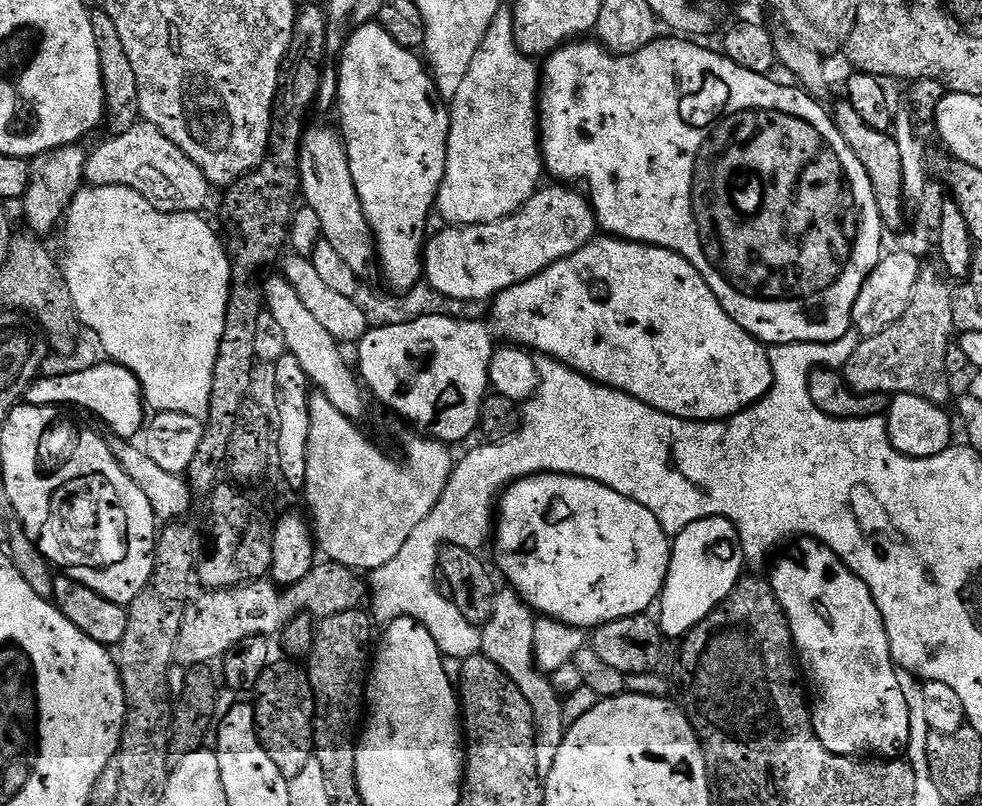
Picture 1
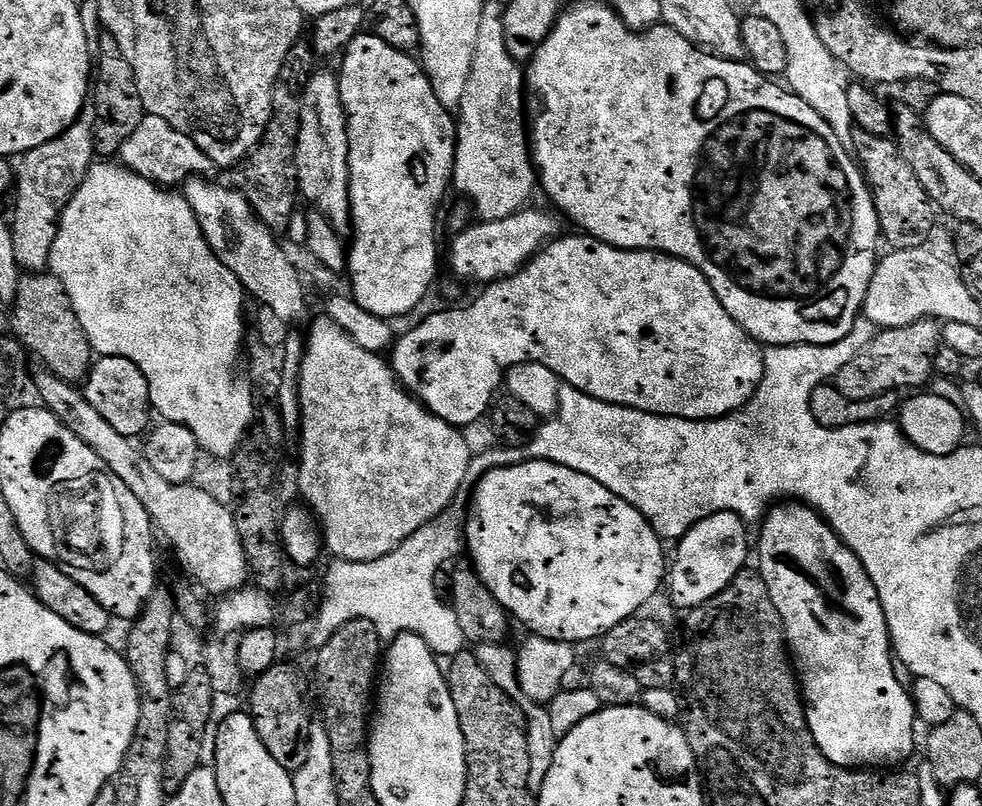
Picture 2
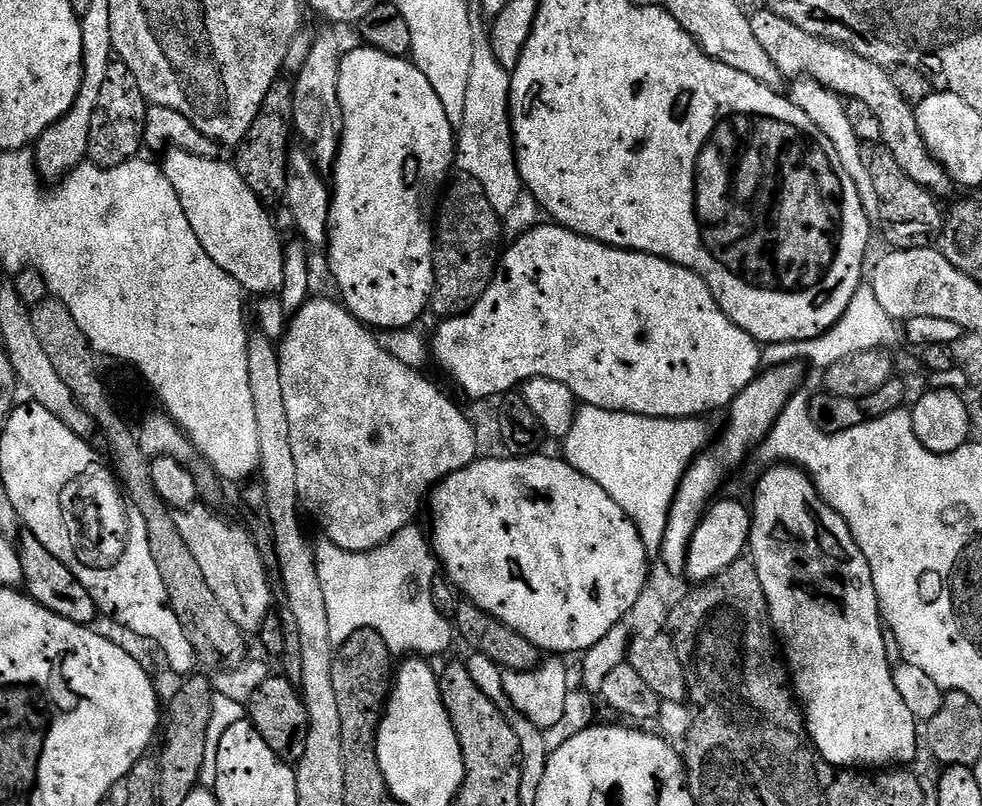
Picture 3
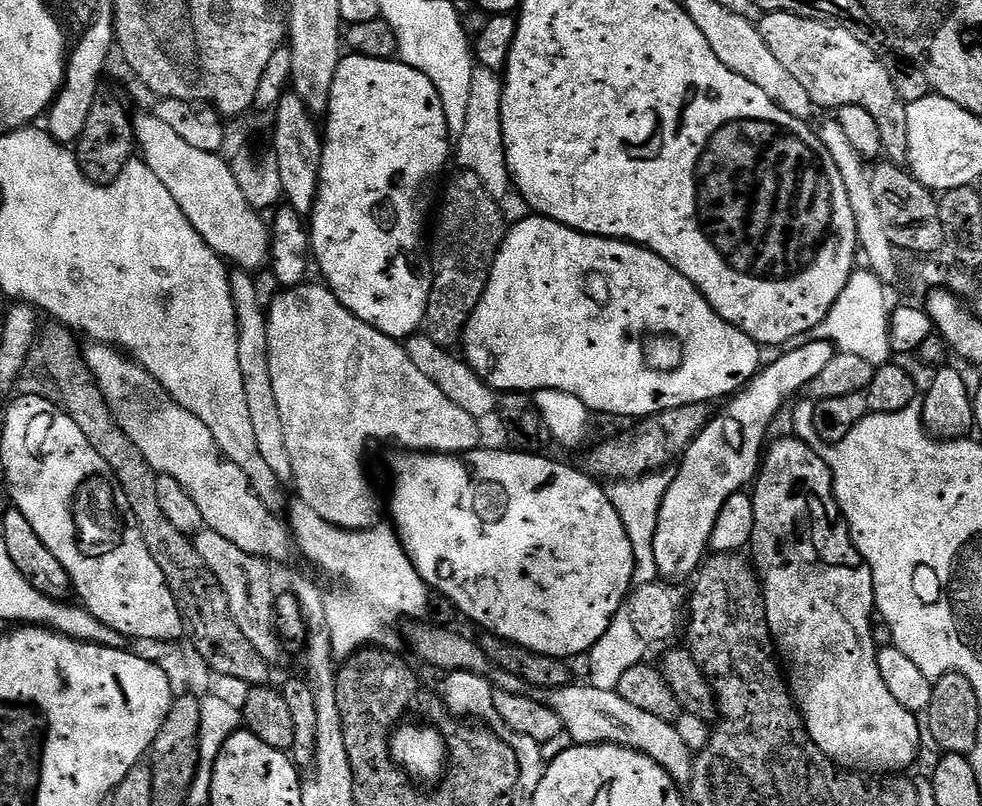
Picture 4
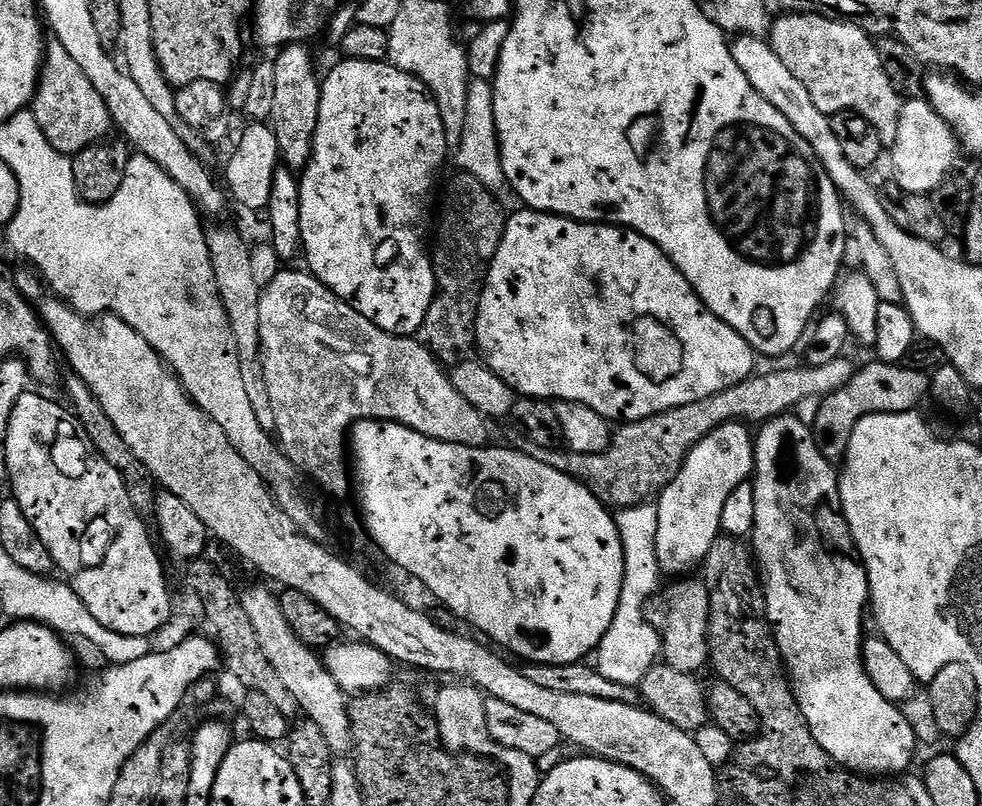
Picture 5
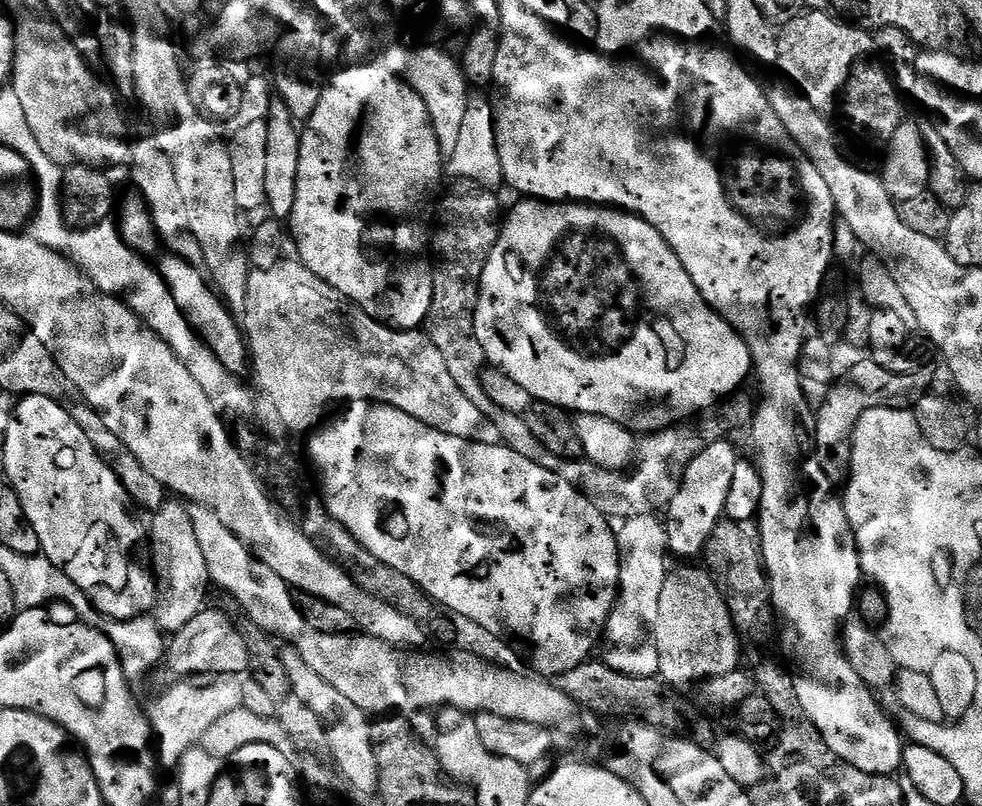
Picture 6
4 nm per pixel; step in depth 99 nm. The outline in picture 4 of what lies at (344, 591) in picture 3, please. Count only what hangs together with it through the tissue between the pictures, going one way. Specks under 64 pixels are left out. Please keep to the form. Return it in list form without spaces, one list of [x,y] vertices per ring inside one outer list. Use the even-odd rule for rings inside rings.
[[[299,498],[293,499],[286,522],[298,552],[300,548],[301,554],[314,567],[321,568],[326,575],[341,580],[348,587],[337,596],[327,597],[326,622],[332,639],[333,657],[343,662],[360,649],[375,644],[395,649],[402,636],[388,629],[387,620],[391,616],[422,615],[428,608],[430,597],[430,589],[418,574],[395,527],[381,522],[375,528],[359,533],[360,544],[356,544],[357,537],[353,533],[326,522],[326,518]]]

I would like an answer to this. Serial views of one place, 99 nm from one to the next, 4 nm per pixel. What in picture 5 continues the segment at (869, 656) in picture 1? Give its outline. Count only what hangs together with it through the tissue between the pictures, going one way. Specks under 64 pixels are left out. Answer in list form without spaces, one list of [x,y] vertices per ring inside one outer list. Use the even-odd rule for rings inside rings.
[[[796,414],[764,421],[755,433],[754,447],[754,526],[750,544],[762,577],[768,625],[784,659],[794,698],[818,746],[848,771],[869,778],[892,778],[907,773],[916,756],[916,732],[896,709],[899,707],[874,690],[874,682],[870,682],[864,669],[864,618],[870,604],[868,571],[858,559],[852,532],[840,506],[837,469],[818,450],[811,427]]]

